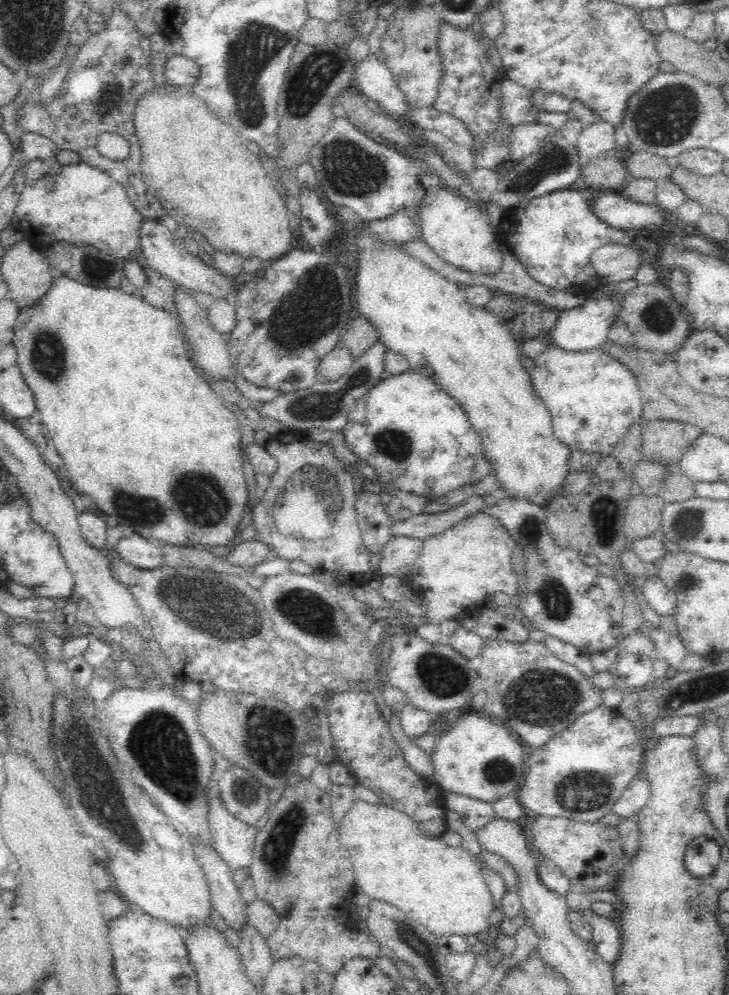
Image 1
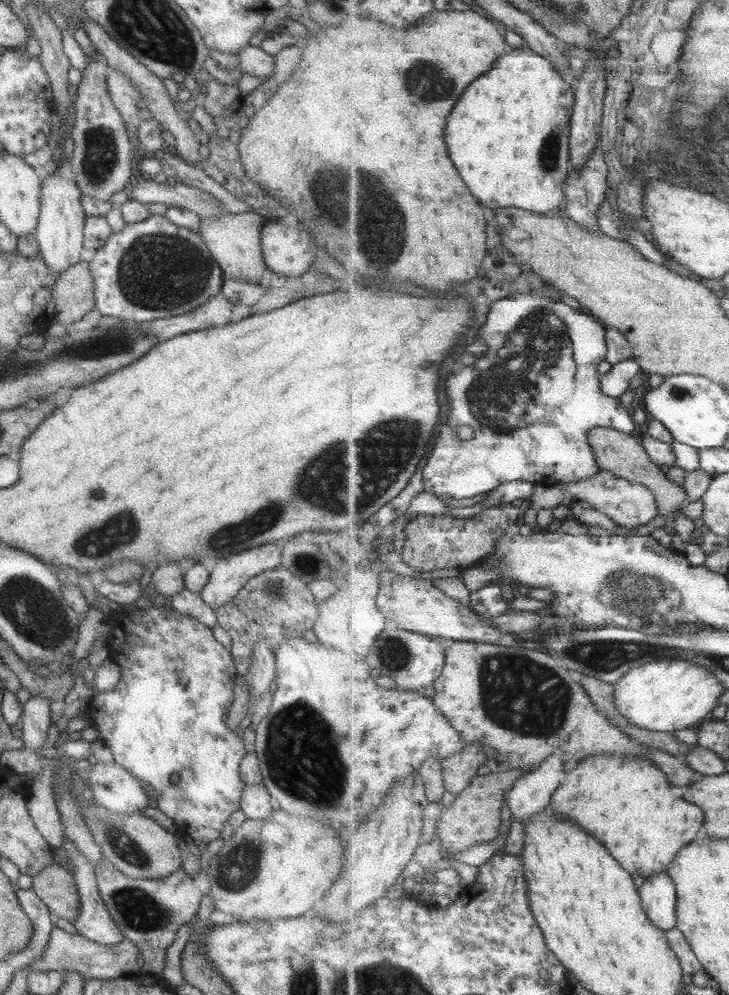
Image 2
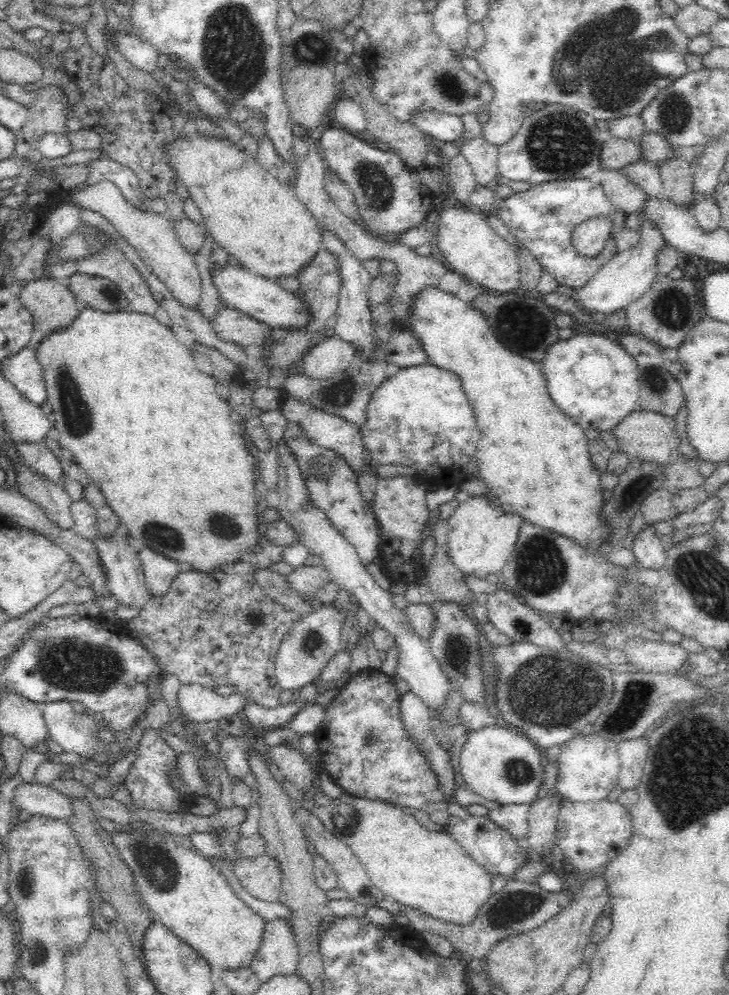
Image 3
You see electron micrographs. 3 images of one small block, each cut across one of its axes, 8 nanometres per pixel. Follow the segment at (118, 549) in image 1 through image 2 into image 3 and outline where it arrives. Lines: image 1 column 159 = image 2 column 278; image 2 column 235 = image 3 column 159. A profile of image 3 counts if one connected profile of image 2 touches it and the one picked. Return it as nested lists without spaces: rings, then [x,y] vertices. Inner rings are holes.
[[[142,548],[139,559],[150,596],[165,593],[173,578],[184,568],[178,561],[150,548]]]

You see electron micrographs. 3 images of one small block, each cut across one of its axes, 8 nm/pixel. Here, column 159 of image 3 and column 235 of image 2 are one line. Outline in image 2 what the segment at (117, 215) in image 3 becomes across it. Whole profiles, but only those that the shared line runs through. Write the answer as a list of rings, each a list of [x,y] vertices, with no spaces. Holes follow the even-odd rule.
[[[225,211],[219,217],[203,217],[199,223],[201,240],[207,245],[207,250],[211,253],[213,260],[221,267],[223,278],[241,279],[249,283],[265,282],[267,268],[263,264],[261,257],[260,230],[266,223],[267,218],[261,217],[253,212],[243,212],[243,214],[230,214]]]

